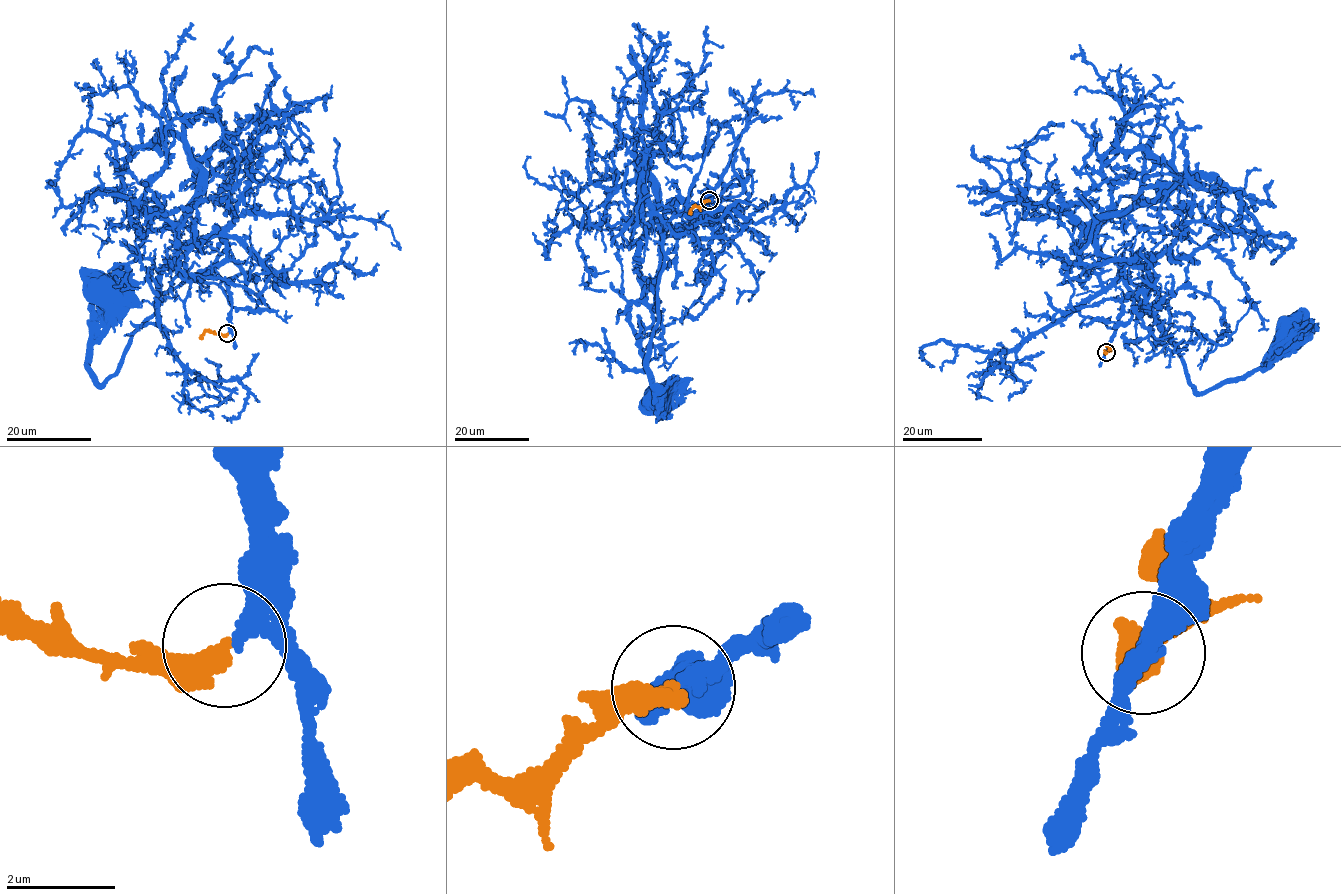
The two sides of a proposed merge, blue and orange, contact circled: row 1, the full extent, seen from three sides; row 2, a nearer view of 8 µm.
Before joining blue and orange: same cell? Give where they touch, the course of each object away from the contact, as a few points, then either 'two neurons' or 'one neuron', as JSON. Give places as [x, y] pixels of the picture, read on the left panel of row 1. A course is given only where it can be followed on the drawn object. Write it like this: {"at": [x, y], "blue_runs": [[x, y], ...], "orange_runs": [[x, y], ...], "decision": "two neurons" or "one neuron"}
{"at": [227, 333], "blue_runs": [[228, 332], [229, 286], [179, 274], [132, 335], [118, 373], [99, 384], [87, 365], [104, 298]], "orange_runs": [[227, 334], [206, 331], [199, 339]], "decision": "one neuron"}

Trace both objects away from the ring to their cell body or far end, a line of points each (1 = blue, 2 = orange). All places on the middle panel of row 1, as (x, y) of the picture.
1: (709, 200), (687, 204), (660, 229), (665, 265), (648, 370), (665, 391), (662, 396)
2: (708, 200), (692, 207), (689, 213)

